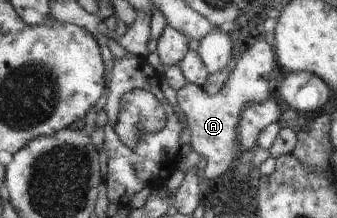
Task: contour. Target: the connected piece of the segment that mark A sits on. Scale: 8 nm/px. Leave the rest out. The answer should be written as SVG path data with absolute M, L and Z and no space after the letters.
M257 40L239 56L236 66L230 71L227 80L217 93L207 95L202 87L193 83L185 83L176 90L176 104L189 126L189 146L206 162L199 172L200 177L217 178L232 168L232 164L239 158L240 151L237 144L239 114L245 106L259 105L273 95L273 83L269 80L269 73L275 66L277 66L275 52L272 47L264 40Z

